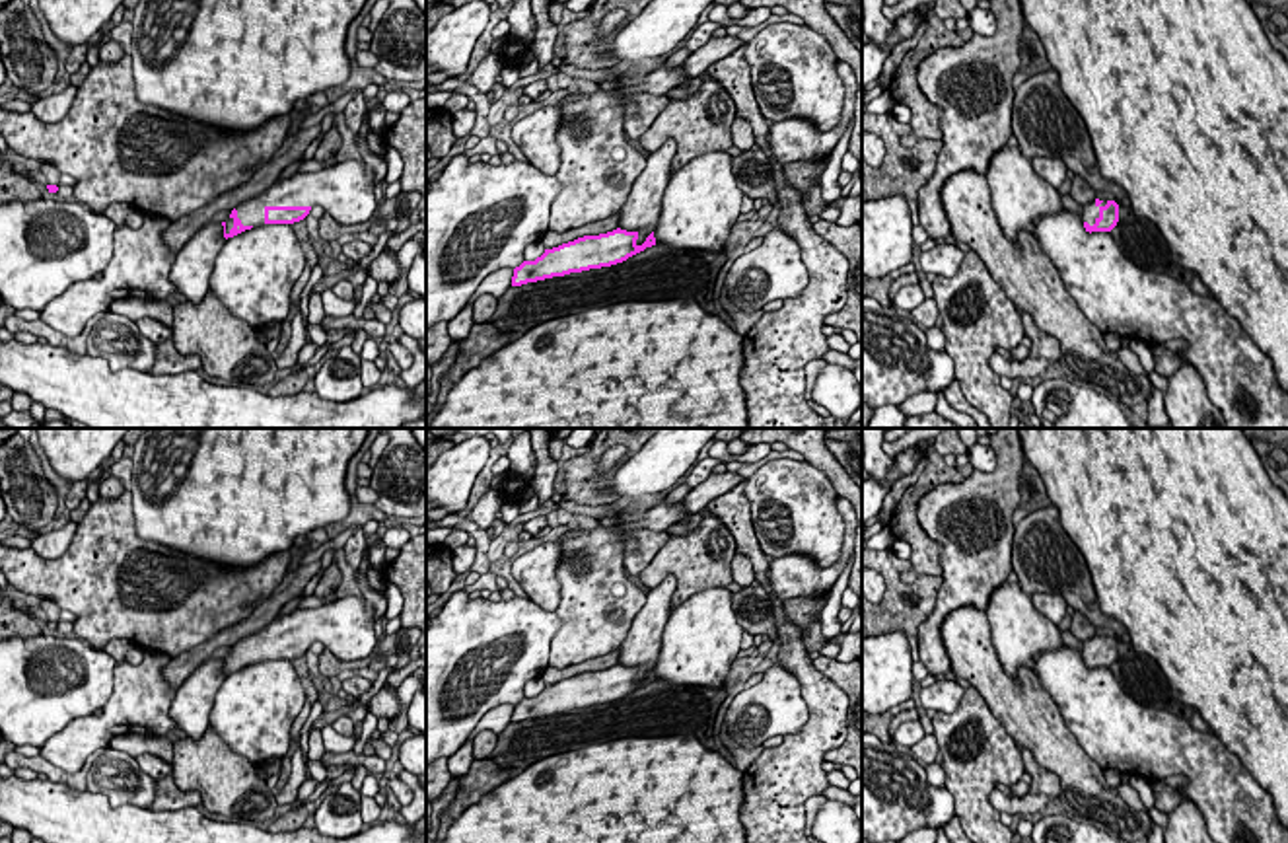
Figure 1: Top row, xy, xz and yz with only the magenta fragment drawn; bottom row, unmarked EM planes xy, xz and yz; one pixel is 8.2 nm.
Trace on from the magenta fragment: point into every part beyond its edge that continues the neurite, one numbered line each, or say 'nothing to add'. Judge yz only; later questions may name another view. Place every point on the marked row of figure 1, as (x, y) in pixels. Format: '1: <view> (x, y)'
1: yz (1090, 211)

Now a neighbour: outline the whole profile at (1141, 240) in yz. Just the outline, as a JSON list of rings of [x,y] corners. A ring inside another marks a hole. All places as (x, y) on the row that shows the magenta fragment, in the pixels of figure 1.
[[[1119,206],[1119,222],[1111,230],[1119,249],[1140,269],[1173,275],[1173,255],[1160,228],[1132,208]]]

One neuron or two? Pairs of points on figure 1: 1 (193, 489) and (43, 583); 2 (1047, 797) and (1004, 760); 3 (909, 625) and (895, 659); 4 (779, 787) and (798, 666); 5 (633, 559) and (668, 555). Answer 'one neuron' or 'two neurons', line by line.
1: two neurons
2: two neurons
3: two neurons
4: one neuron
5: two neurons

